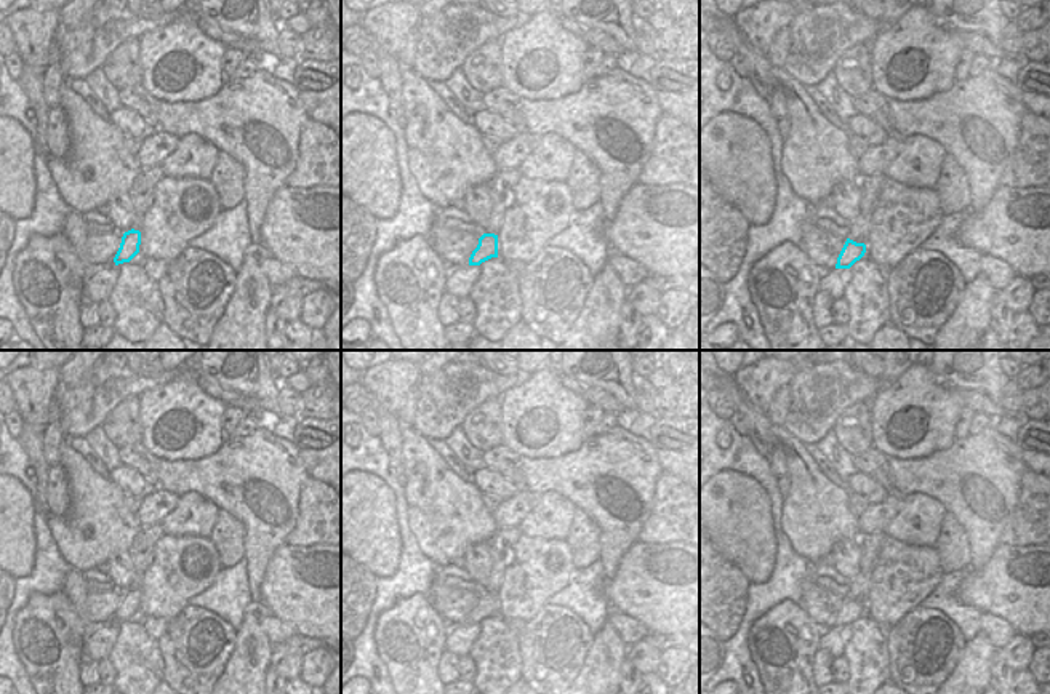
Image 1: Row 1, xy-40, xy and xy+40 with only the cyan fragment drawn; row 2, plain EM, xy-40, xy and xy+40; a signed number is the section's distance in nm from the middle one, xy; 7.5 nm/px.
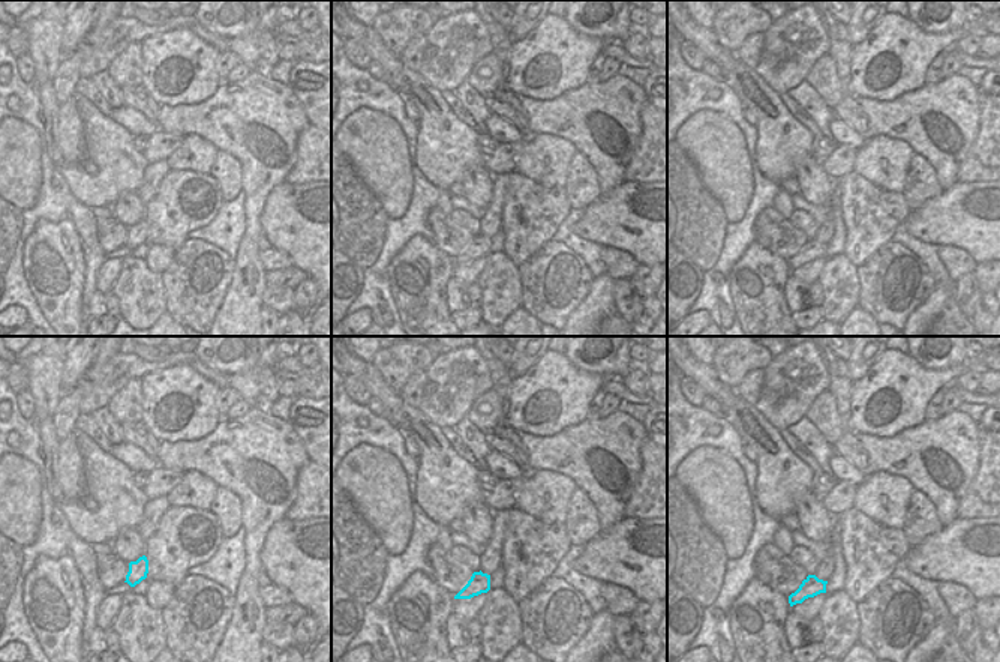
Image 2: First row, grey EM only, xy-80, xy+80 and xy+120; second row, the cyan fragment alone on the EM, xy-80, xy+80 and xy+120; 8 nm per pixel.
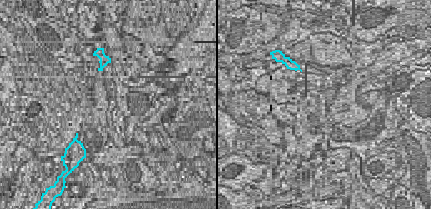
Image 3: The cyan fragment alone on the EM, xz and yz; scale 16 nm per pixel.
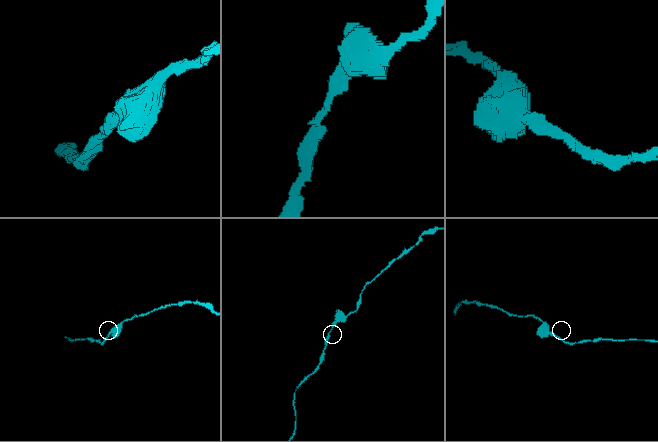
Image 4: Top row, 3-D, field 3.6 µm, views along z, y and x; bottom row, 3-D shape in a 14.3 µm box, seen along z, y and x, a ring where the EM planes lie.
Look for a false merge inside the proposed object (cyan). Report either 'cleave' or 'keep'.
keep

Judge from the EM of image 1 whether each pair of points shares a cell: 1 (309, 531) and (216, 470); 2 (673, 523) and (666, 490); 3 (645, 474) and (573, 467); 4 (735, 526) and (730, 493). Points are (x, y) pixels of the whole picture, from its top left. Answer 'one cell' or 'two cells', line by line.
1: two cells
2: one cell
3: one cell
4: one cell

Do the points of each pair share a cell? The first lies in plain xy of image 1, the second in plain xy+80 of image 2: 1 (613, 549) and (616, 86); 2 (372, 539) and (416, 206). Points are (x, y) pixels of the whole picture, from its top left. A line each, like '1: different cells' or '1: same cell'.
1: same cell
2: different cells

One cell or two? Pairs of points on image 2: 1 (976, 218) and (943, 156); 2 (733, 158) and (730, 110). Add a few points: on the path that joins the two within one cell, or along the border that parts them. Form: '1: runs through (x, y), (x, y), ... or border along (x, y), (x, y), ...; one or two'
1: border along (958, 180), (943, 191); two
2: border along (696, 111), (723, 111), (741, 131), (747, 149); two

